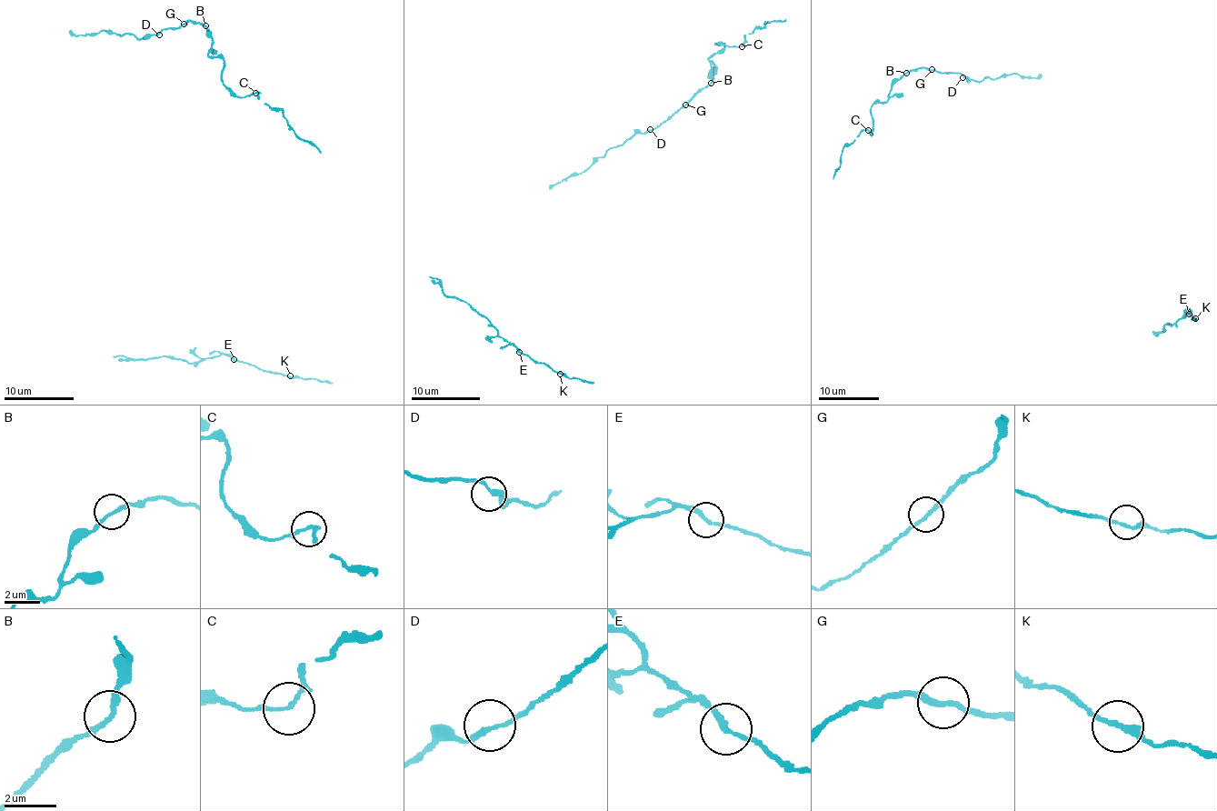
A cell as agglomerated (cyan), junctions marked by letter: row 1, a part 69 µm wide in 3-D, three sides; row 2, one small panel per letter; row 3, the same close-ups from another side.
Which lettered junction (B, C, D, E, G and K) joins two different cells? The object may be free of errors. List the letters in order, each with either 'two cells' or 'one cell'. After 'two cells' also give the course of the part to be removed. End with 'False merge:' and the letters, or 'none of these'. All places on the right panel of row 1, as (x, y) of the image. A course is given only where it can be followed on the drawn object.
B: one cell
C: one cell
D: one cell
E: one cell
G: one cell
K: one cell
False merge: none of these

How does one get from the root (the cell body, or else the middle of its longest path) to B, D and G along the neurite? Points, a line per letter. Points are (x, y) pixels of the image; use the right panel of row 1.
B: (1039, 79), (1012, 73), (996, 78), (984, 78), (979, 82), (962, 74), (921, 67), (906, 73)
D: (1039, 79), (1012, 73), (996, 78), (984, 78), (979, 82), (962, 77)
G: (1039, 79), (1012, 73), (996, 78), (984, 78), (979, 82), (962, 74), (932, 69)

